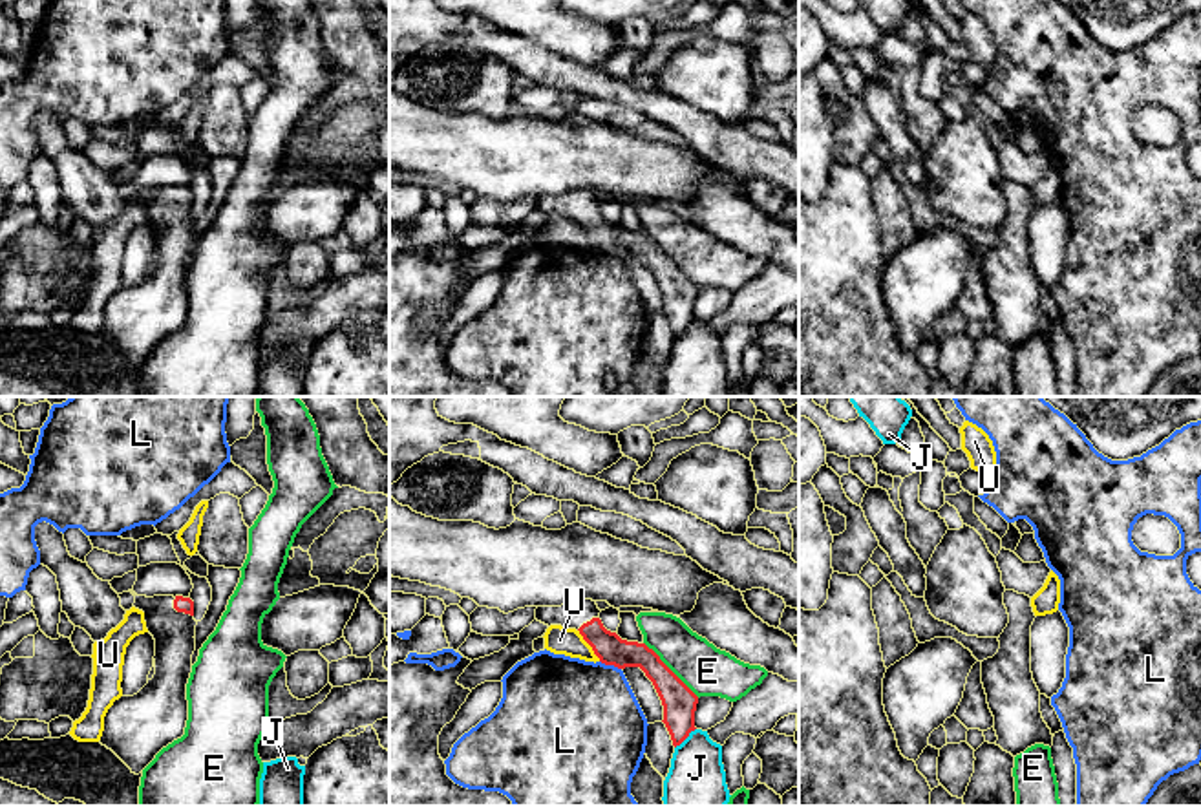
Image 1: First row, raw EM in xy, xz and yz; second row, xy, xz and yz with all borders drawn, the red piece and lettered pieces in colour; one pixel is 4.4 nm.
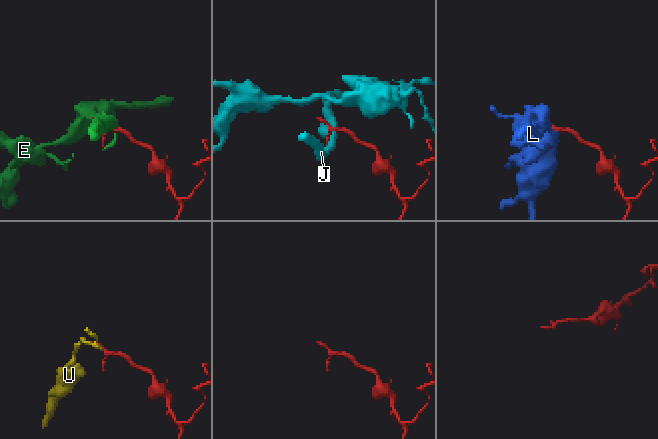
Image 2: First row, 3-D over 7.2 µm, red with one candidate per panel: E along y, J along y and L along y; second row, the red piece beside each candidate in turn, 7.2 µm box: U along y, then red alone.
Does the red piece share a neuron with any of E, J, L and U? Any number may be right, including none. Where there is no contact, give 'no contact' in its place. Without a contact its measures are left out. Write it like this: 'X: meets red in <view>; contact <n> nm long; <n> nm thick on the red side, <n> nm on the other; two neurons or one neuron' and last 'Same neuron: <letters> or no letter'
E: meets red in xz; contact 340 nm long; 150 nm thick on the red side, 220 nm on the other; two neurons
J: meets red in xz; contact 130 nm long; 150 nm thick on the red side, 280 nm on the other; two neurons
L: meets red in xz; contact 100 nm long; 140 nm thick on the red side, 460 nm on the other; two neurons
U: meets red in xz; contact 170 nm long; 140 nm thick on the red side, 130 nm on the other; two neurons
Same neuron: no letter

